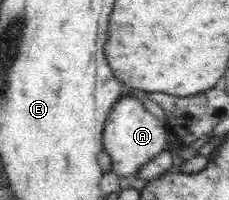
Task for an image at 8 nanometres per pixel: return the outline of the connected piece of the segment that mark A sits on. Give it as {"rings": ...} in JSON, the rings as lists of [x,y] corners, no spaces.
{"rings":[[[124,91],[108,112],[103,129],[103,143],[112,157],[112,171],[121,177],[134,179],[140,167],[167,149],[167,128],[149,112],[136,95]]]}

